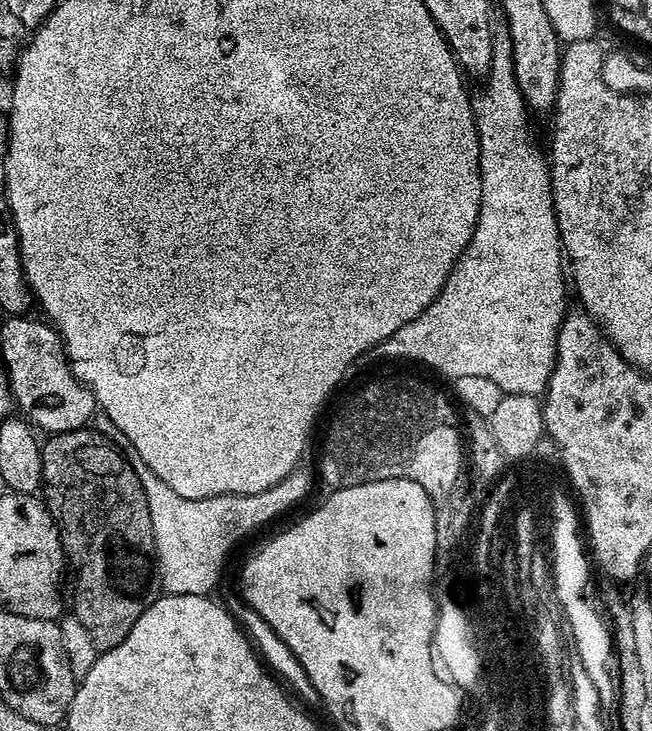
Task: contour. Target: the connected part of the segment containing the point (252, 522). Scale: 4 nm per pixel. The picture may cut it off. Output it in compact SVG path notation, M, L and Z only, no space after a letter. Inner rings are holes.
M141 467L139 476L141 486L144 487L146 502L149 506L152 529L154 530L154 542L156 543L156 555L154 557L158 565L158 580L165 593L173 596L207 596L215 593L216 583L224 572L224 559L228 551L239 542L243 536L251 534L255 528L271 522L275 516L288 512L308 491L312 488L312 476L305 470L297 470L290 473L282 482L262 490L258 494L249 496L215 496L205 500L187 500L182 494L176 494L148 468Z

